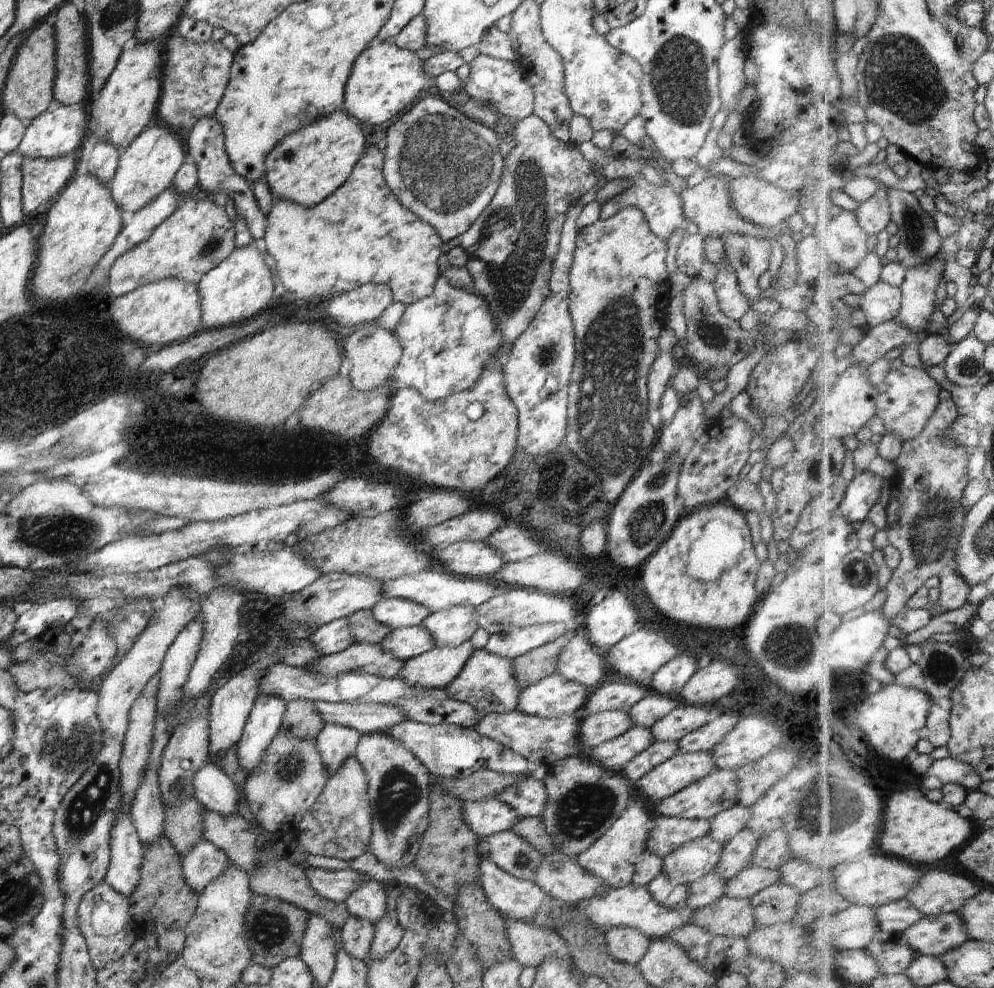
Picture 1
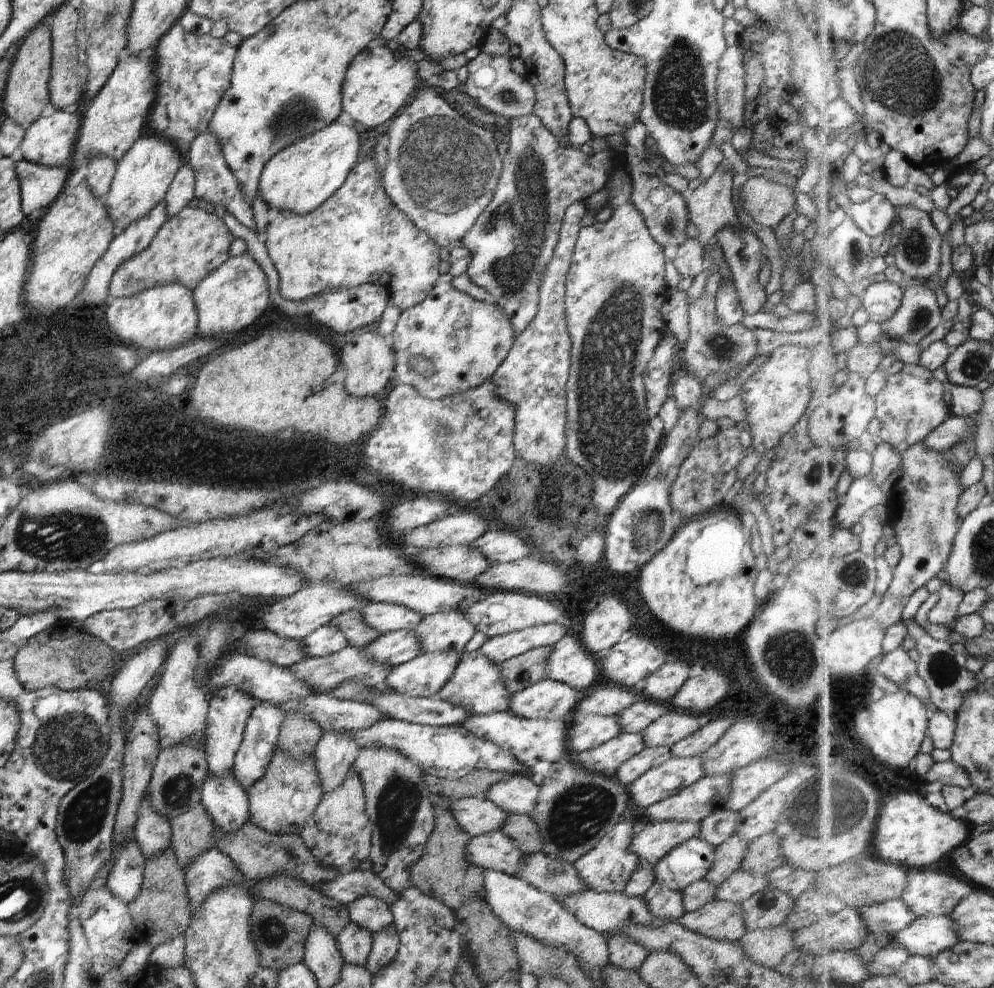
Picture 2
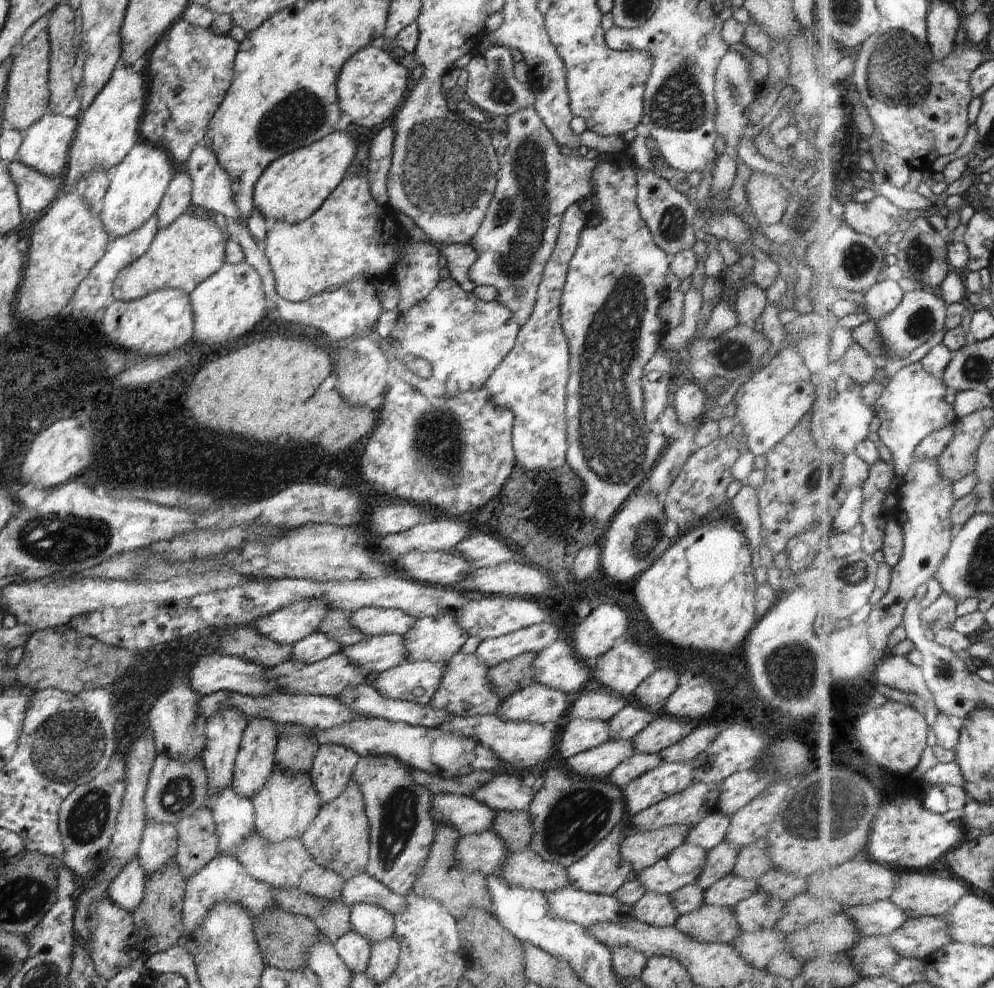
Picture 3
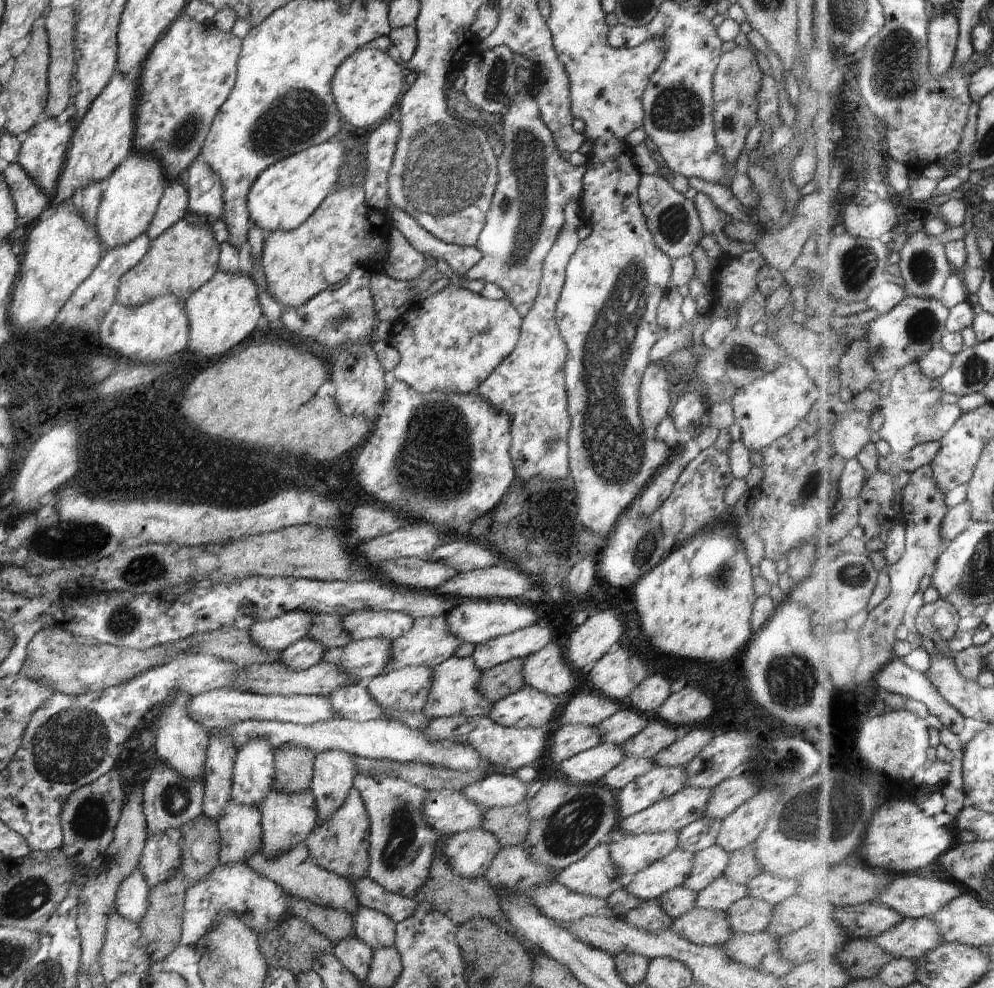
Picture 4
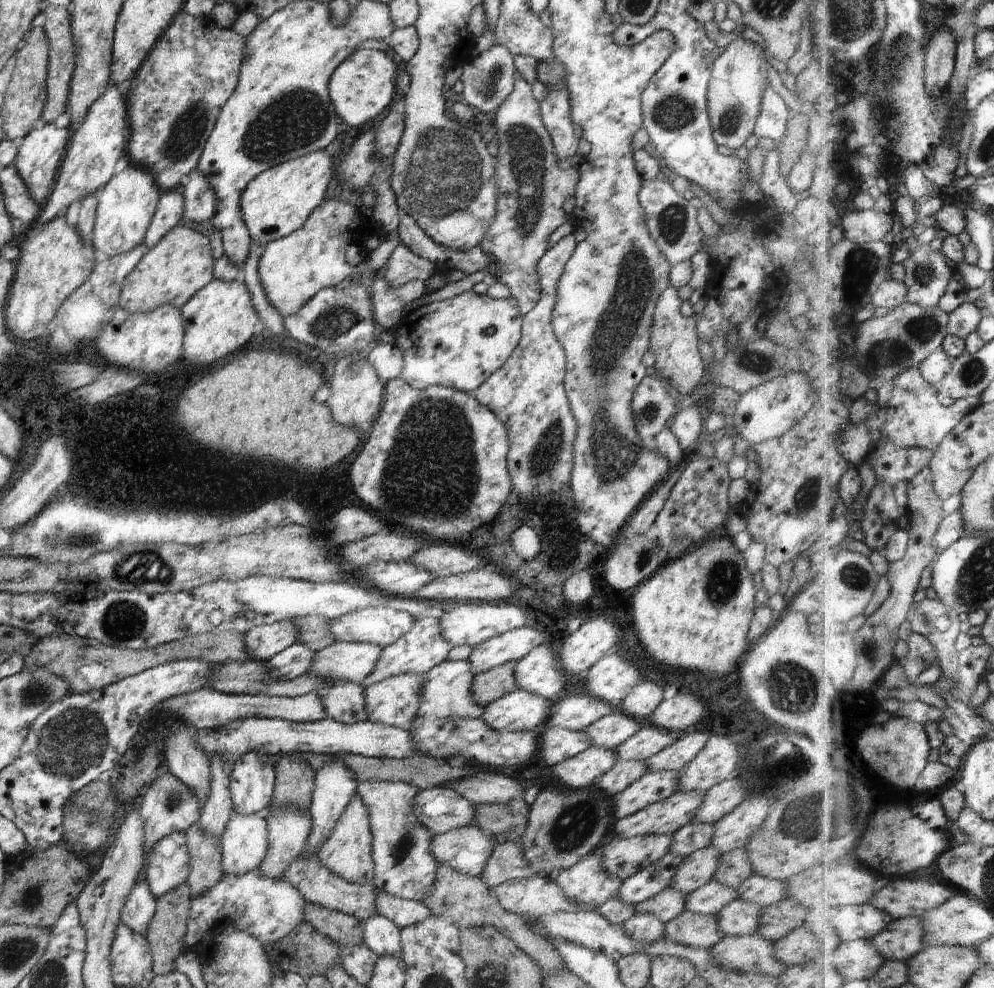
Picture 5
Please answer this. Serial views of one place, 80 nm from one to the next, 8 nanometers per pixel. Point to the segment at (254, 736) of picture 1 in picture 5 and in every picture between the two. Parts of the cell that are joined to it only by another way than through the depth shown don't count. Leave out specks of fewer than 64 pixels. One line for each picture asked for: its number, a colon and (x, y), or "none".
2: (261, 733)
3: (255, 760)
4: (253, 775)
5: (252, 779)

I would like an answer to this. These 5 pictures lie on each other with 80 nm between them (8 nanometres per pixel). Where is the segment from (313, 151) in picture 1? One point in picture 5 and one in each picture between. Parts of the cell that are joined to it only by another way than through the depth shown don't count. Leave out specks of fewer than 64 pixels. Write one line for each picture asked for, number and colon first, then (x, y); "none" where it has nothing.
2: (299, 178)
3: (293, 187)
4: (283, 197)
5: (277, 202)

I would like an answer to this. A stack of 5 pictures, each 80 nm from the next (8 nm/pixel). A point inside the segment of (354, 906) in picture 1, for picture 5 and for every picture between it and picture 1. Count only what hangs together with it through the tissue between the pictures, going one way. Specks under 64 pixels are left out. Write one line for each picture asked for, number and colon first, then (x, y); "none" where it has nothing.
2: (370, 913)
3: (376, 924)
4: (373, 928)
5: (381, 936)

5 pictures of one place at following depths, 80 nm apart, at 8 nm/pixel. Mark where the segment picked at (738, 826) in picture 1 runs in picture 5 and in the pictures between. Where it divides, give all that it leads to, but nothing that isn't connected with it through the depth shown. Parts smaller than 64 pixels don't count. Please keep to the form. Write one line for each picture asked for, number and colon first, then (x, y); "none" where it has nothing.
2: (715, 829)
3: (711, 830)
4: (700, 834)
5: (691, 837)

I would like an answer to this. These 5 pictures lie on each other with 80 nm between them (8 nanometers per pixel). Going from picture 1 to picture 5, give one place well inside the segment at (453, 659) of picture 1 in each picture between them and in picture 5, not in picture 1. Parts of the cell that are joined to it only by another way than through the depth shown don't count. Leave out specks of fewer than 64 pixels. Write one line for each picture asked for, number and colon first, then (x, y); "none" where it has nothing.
2: (423, 676)
3: (417, 681)
4: (405, 690)
5: (394, 702)

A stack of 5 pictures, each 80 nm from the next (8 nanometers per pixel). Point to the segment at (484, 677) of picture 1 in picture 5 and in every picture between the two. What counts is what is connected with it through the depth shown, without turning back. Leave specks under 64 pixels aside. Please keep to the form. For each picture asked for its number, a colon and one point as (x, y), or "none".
2: (476, 684)
3: (465, 690)
4: (453, 691)
5: (446, 692)

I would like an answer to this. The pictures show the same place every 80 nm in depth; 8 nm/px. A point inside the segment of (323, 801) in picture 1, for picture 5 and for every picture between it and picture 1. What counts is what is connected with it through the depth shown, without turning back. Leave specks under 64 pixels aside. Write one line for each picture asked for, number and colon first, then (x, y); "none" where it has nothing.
2: (338, 833)
3: (338, 839)
4: (341, 844)
5: (348, 851)

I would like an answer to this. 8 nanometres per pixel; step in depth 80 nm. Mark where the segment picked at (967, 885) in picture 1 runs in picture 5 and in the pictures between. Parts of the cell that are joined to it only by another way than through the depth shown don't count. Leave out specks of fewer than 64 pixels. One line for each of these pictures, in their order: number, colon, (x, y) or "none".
2: (927, 893)
3: (924, 895)
4: (914, 896)
5: (910, 898)

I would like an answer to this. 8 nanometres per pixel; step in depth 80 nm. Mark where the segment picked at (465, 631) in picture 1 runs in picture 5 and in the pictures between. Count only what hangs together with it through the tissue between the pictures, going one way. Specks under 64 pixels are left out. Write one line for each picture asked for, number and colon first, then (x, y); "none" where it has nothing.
2: (450, 630)
3: (437, 639)
4: (428, 643)
5: (424, 647)

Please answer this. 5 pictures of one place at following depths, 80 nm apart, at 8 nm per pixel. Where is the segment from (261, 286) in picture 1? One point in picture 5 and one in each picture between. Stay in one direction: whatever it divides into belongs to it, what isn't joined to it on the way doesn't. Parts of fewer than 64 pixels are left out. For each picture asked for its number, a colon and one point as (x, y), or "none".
2: (235, 295)
3: (229, 304)
4: (222, 313)
5: (220, 319)

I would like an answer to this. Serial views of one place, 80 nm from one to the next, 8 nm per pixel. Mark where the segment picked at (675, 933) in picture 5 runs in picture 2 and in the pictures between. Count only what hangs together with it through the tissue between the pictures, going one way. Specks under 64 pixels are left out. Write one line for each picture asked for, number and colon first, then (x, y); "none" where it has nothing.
2: (720, 920)
3: (708, 924)
4: (698, 926)

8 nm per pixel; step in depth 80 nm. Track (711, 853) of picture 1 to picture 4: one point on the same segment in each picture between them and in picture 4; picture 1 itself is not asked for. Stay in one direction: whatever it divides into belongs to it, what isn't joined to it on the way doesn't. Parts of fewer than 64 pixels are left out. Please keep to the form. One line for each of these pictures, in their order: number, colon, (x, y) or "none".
2: (690, 861)
3: (681, 867)
4: (663, 875)

